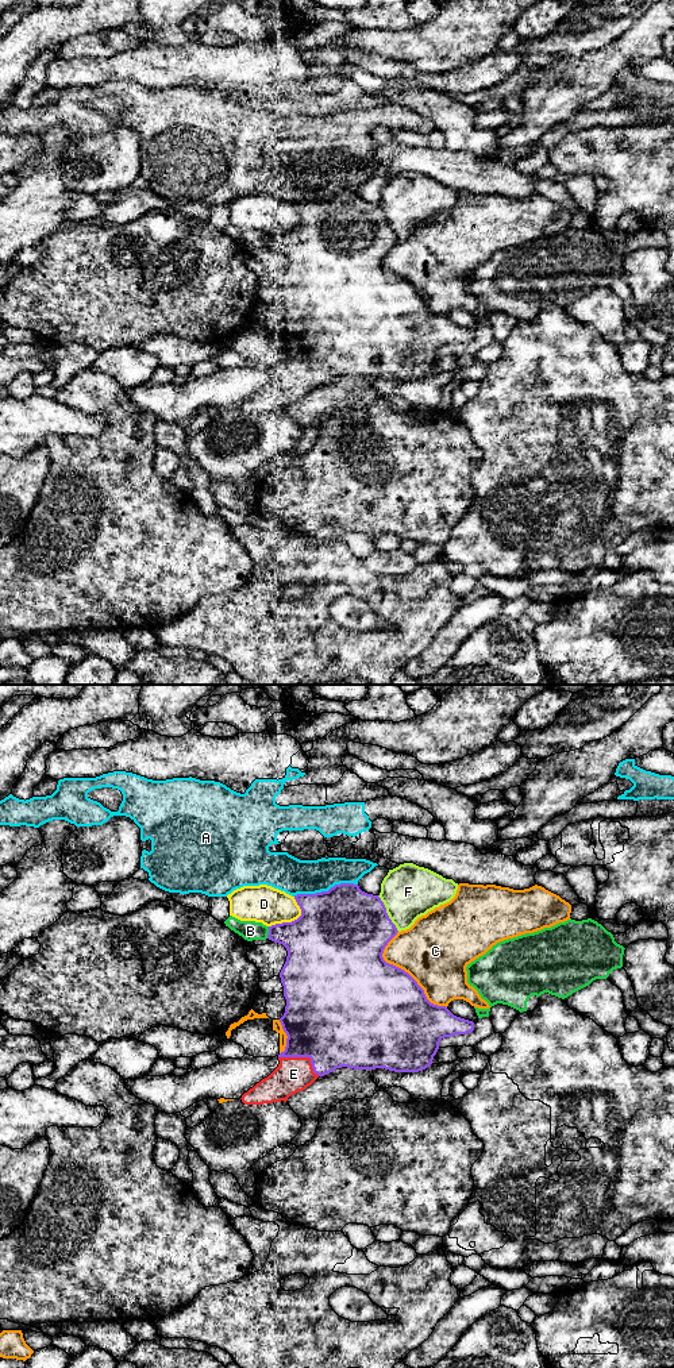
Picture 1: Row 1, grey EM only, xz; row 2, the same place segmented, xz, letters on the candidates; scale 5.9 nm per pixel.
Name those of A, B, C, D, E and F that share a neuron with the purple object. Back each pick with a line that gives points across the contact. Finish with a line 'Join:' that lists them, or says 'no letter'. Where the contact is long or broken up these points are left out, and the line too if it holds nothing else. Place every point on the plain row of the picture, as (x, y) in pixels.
E: runs through xz (326, 330), (303, 365), (293, 382)
Join: E

